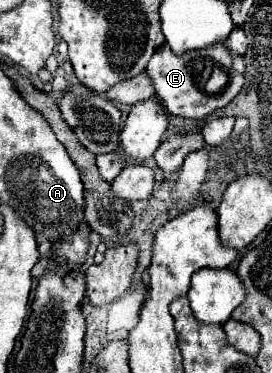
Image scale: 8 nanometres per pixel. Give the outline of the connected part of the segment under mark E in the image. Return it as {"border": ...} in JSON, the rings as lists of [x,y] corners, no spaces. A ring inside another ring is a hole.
{"border":[[[219,43],[219,45],[215,45],[215,47],[209,47],[209,49],[185,53],[185,55],[181,55],[181,57],[177,57],[177,55],[169,49],[169,45],[163,45],[163,47],[157,49],[155,55],[151,57],[151,61],[149,61],[149,65],[147,65],[147,73],[149,73],[151,81],[155,83],[157,97],[165,103],[165,107],[167,107],[167,111],[169,111],[171,115],[185,117],[185,119],[193,119],[193,121],[195,121],[195,119],[203,121],[203,119],[207,119],[207,115],[211,115],[215,109],[221,109],[221,107],[229,105],[229,103],[235,99],[235,95],[241,91],[241,87],[245,85],[245,77],[243,77],[241,73],[237,73],[231,63],[233,63],[233,57],[231,57],[229,49],[227,49],[223,43]],[[199,61],[213,61],[215,65],[221,65],[221,67],[225,67],[225,69],[229,71],[229,85],[223,89],[223,93],[219,93],[219,95],[207,95],[207,93],[201,89],[201,85],[197,83],[197,81],[199,81],[199,79],[197,79],[197,63],[199,63]]]}

